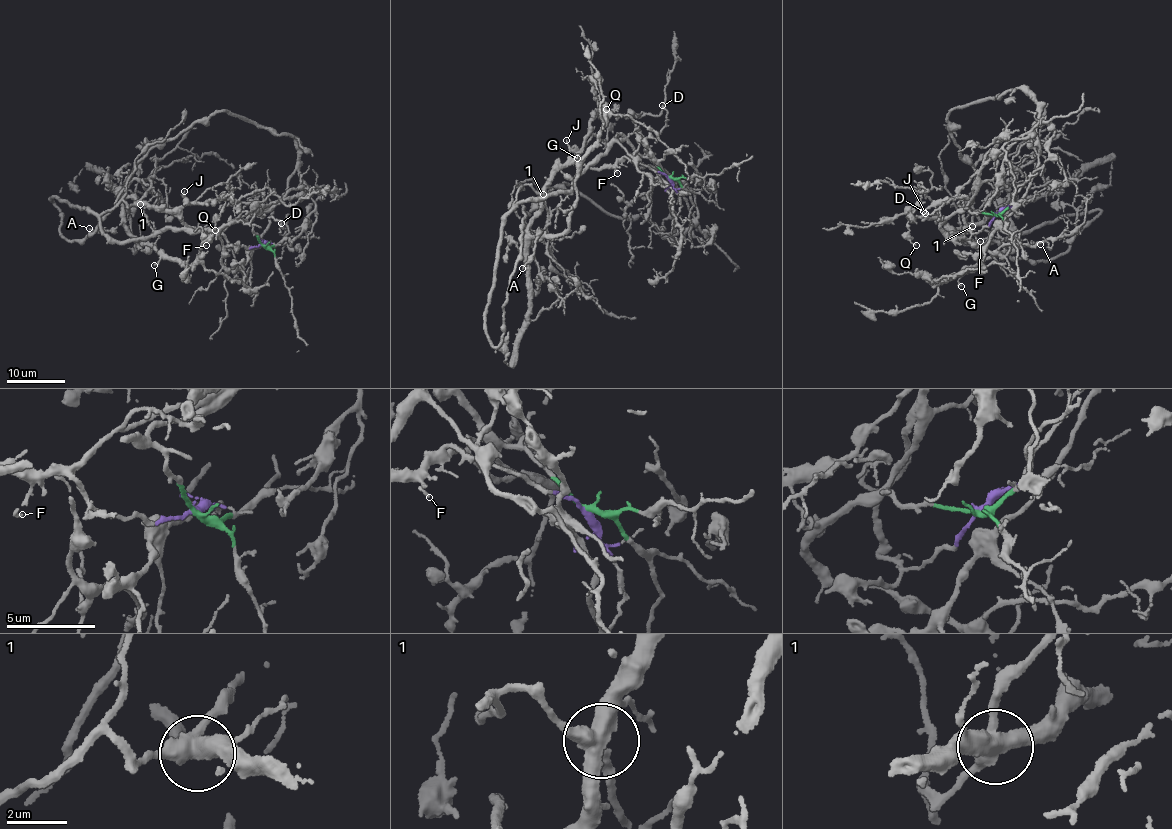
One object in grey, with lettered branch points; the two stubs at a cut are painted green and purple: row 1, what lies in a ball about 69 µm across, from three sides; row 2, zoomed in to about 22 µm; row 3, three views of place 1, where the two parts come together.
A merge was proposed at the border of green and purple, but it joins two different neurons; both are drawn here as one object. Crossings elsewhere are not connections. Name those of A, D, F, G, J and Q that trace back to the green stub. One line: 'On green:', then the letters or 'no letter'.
On green: no letter

